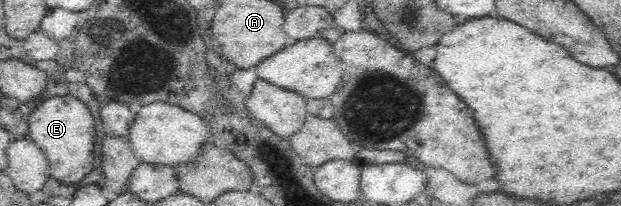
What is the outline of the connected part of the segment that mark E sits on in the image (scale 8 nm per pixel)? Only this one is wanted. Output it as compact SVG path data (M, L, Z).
M56 95L39 104L28 119L28 138L38 145L49 164L48 176L71 185L79 183L92 172L94 164L94 117L89 108L70 95Z

